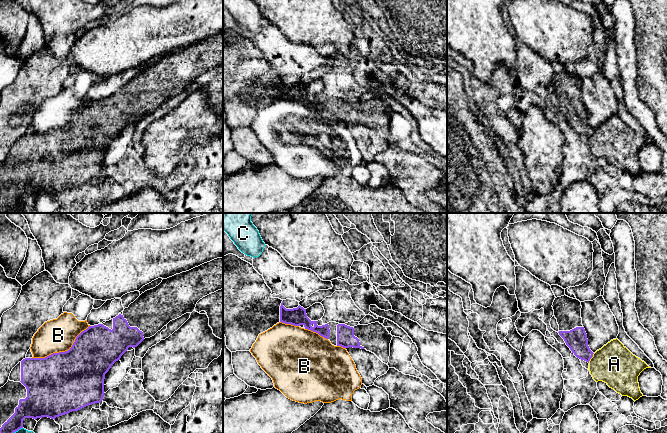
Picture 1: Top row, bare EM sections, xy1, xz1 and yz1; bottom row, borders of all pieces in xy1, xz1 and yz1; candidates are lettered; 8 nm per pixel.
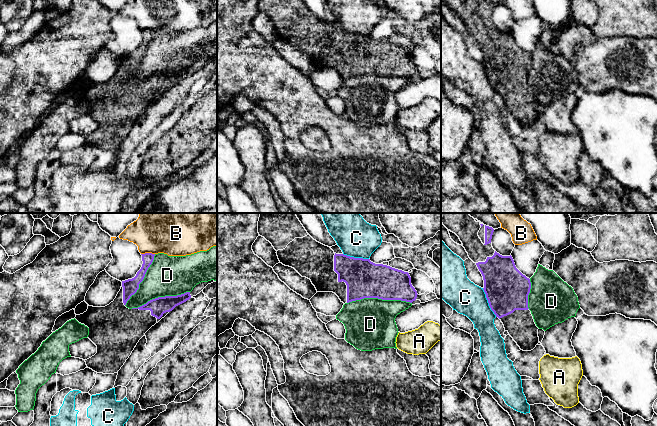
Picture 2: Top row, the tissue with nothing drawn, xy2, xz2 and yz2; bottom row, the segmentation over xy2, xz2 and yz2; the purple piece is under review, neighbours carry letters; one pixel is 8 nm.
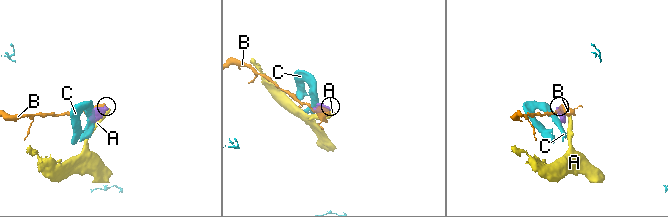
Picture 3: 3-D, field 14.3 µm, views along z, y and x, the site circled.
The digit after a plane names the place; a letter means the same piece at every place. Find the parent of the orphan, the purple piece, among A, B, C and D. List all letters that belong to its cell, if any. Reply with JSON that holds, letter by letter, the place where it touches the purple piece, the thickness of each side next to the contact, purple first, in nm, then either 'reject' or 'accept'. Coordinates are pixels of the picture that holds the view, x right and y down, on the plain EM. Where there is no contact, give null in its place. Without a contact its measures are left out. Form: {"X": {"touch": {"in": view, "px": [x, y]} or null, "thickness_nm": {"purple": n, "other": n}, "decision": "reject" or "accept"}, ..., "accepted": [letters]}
{"A": {"touch": {"in": "yz1", "px": [591, 133]}, "thickness_nm": {"purple": 180, "other": 320}, "decision": "reject"}, "B": {"touch": {"in": "xy1", "px": [62, 128]}, "thickness_nm": {"purple": 480, "other": 280}, "decision": "reject"}, "C": {"touch": {"in": "yz2", "px": [488, 78]}, "thickness_nm": {"purple": 340, "other": 260}, "decision": "reject"}, "D": {"touch": {"in": "xz2", "px": [379, 74]}, "thickness_nm": {"purple": 300, "other": 400}, "decision": "reject"}, "accepted": []}

